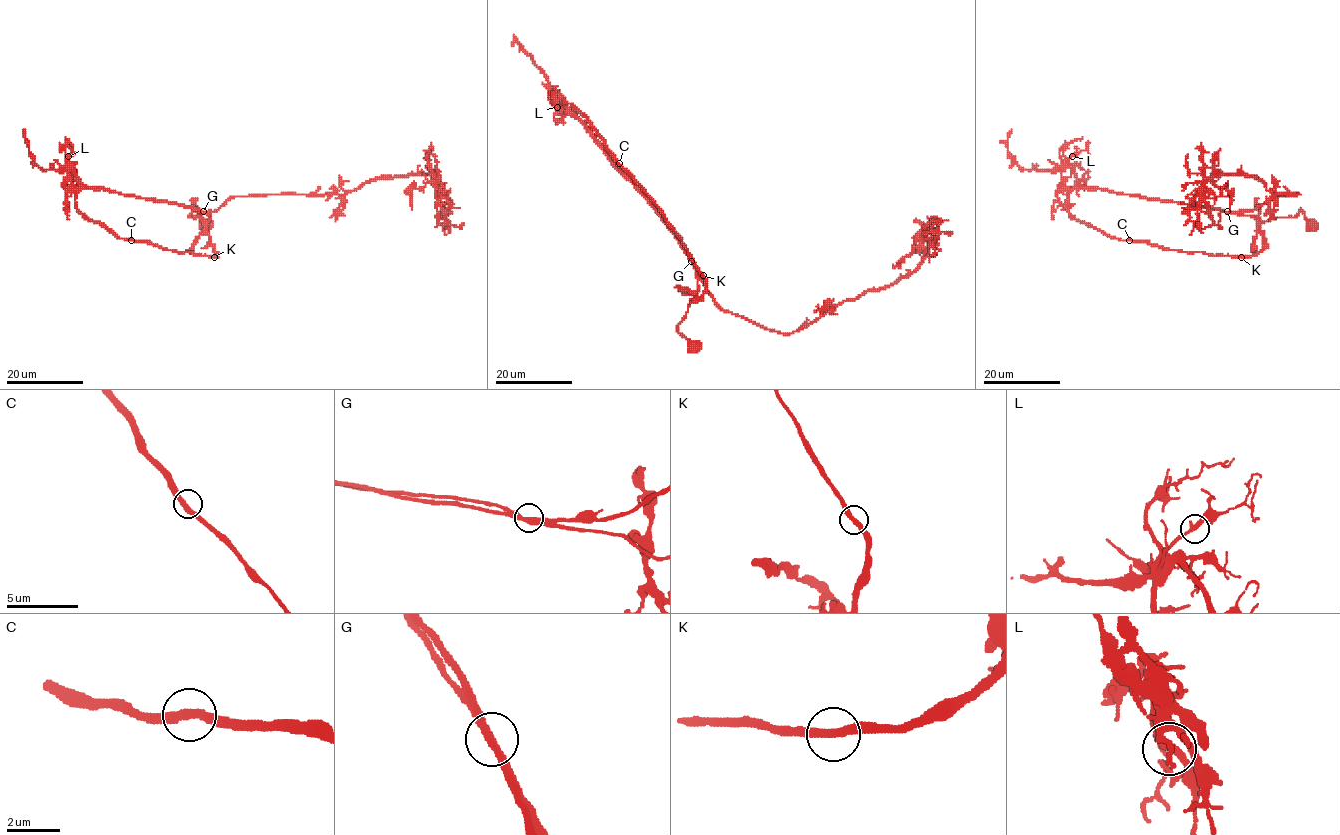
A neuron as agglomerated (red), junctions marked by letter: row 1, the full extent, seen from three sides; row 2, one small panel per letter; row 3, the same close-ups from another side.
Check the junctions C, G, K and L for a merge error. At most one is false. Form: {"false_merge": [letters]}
{"false_merge": ["G"]}

